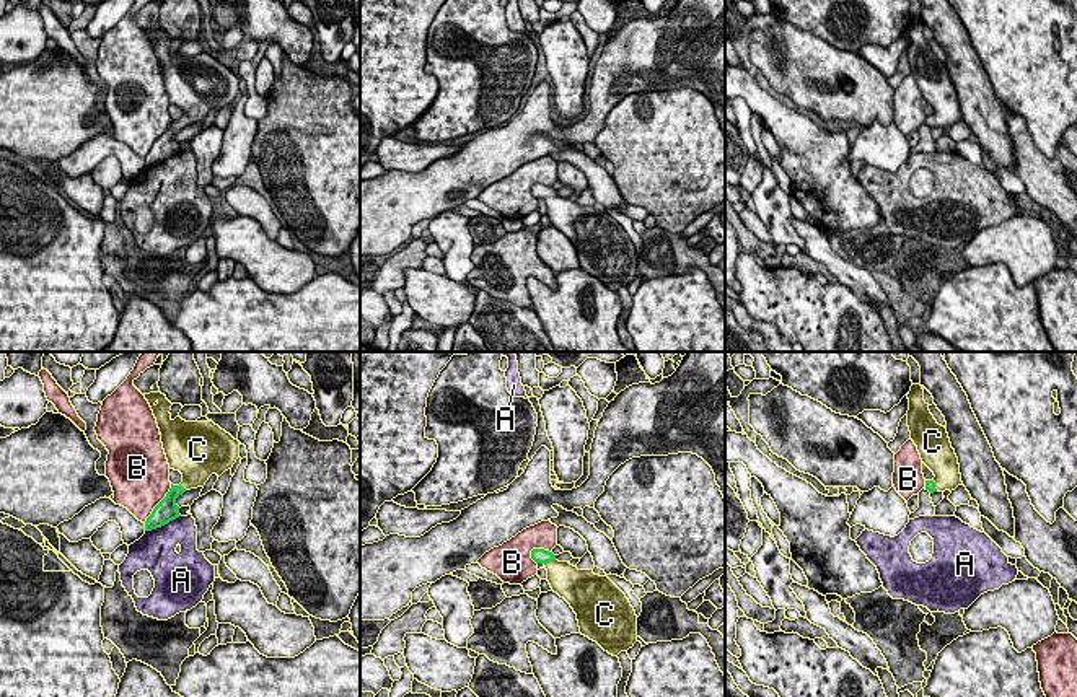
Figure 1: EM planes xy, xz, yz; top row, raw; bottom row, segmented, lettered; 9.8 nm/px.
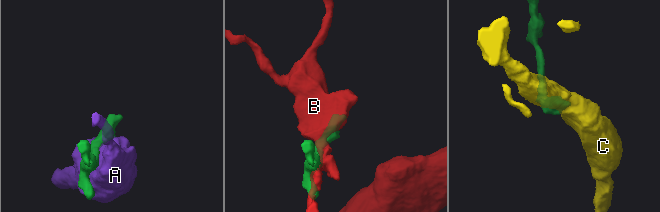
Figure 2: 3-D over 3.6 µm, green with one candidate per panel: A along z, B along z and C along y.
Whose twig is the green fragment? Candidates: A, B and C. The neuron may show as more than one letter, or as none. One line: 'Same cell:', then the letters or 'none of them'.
Same cell: C

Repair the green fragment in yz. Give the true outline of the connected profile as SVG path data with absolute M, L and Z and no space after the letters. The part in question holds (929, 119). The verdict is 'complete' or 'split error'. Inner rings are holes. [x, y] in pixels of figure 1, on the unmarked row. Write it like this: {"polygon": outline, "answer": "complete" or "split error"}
{"polygon": "M912 20L908 29L908 62L911 75L917 81L922 98L934 107L932 116L925 116L925 125L945 127L961 121L958 93L952 83L947 64L939 60L924 36L921 20Z", "answer": "split error"}

